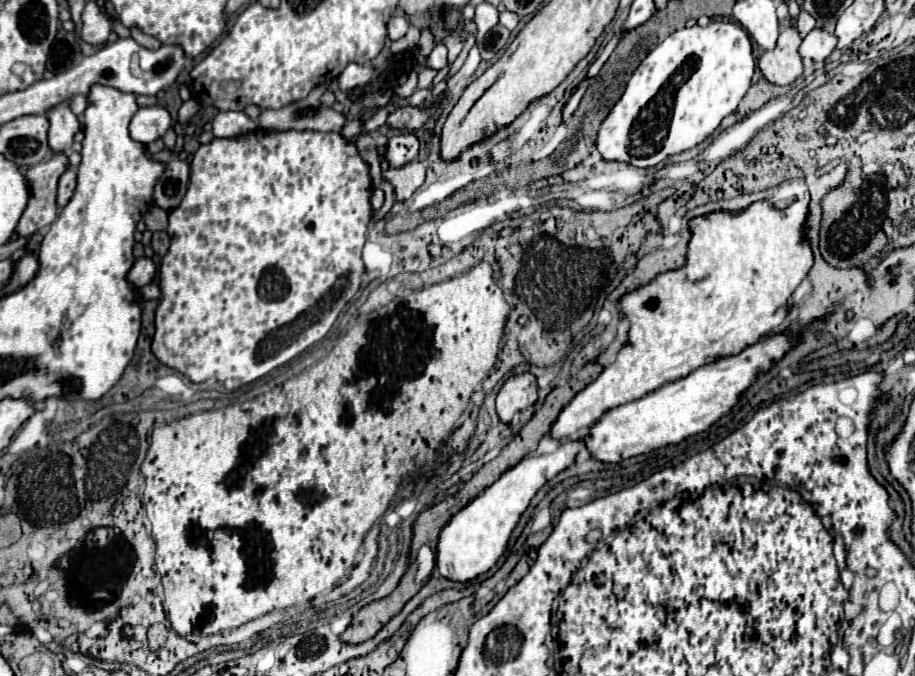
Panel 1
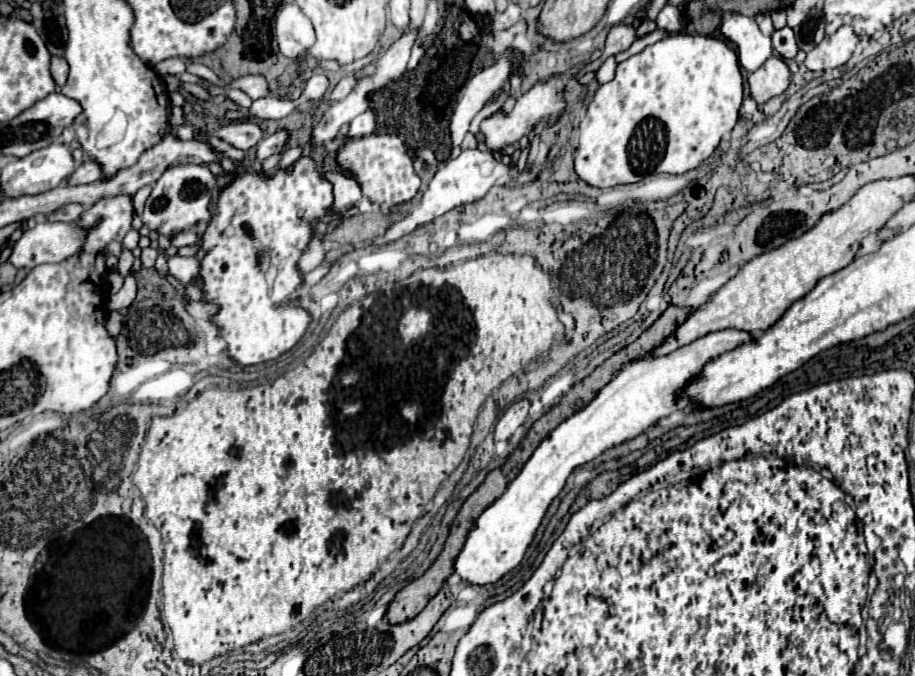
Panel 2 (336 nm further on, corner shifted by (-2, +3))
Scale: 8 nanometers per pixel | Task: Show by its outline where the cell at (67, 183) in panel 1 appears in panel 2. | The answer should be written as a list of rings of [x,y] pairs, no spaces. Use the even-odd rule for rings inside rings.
[[[88,161],[88,163],[80,165],[80,167],[76,167],[74,175],[70,177],[70,185],[86,185],[86,183],[94,183],[94,181],[102,179],[102,175],[104,175],[104,173],[102,173],[100,163]]]

